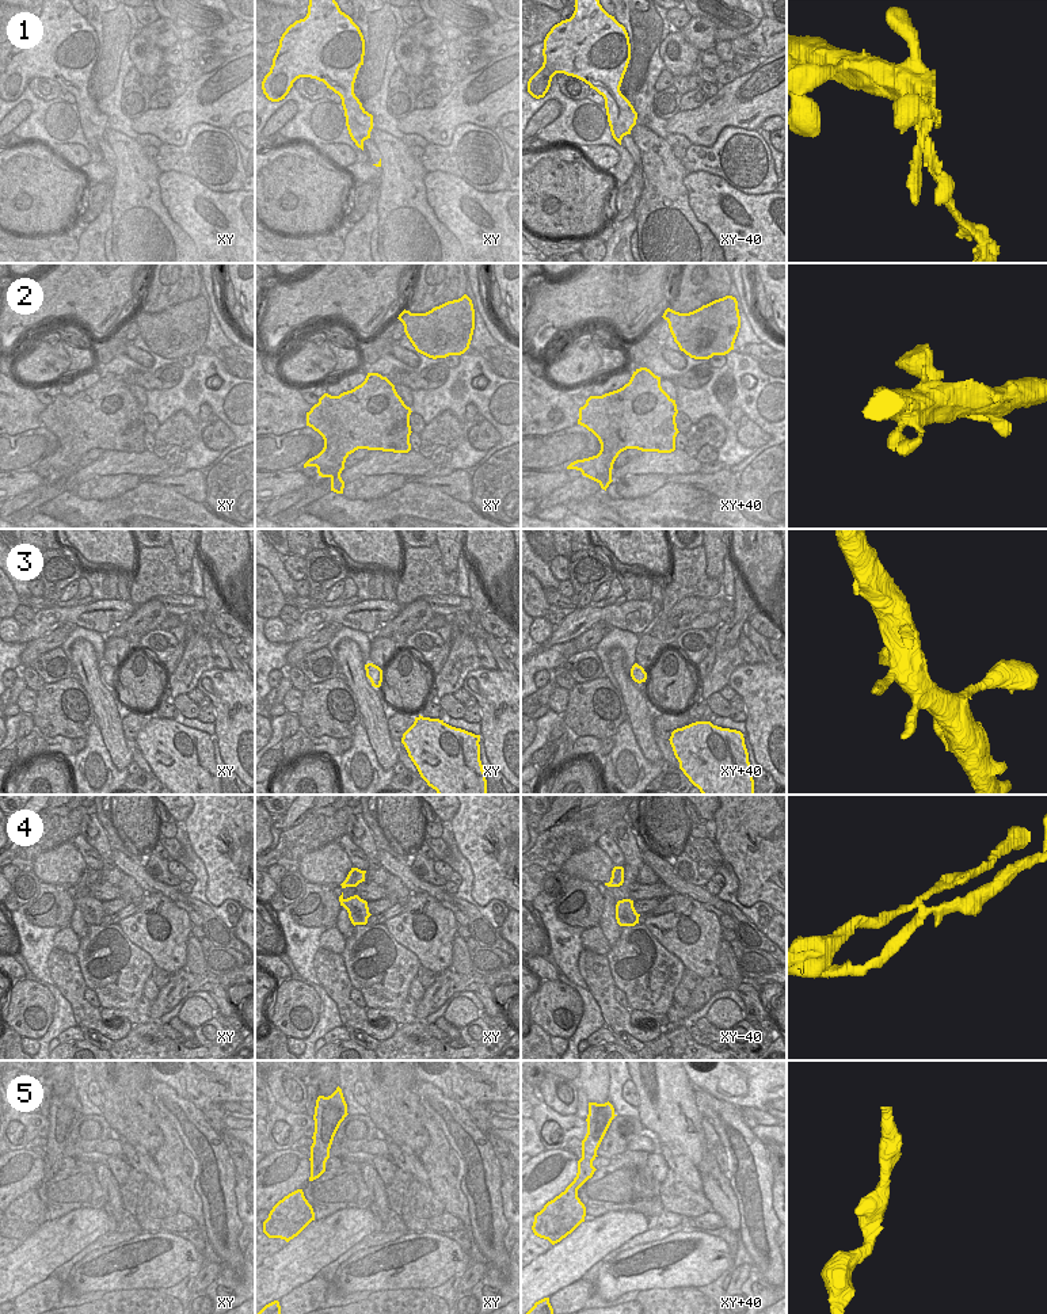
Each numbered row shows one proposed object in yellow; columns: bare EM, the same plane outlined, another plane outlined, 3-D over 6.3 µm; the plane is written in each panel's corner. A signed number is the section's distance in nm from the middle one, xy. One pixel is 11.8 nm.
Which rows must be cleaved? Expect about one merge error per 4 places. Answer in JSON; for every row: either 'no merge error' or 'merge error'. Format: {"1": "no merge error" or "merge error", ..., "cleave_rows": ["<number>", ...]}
{"1": "merge error", "2": "no merge error", "3": "no merge error", "4": "no merge error", "5": "no merge error", "cleave_rows": ["1"]}

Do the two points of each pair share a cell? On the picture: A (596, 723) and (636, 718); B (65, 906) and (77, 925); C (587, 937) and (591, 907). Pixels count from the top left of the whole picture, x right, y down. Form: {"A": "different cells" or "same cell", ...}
{"A": "different cells", "B": "different cells", "C": "different cells"}

